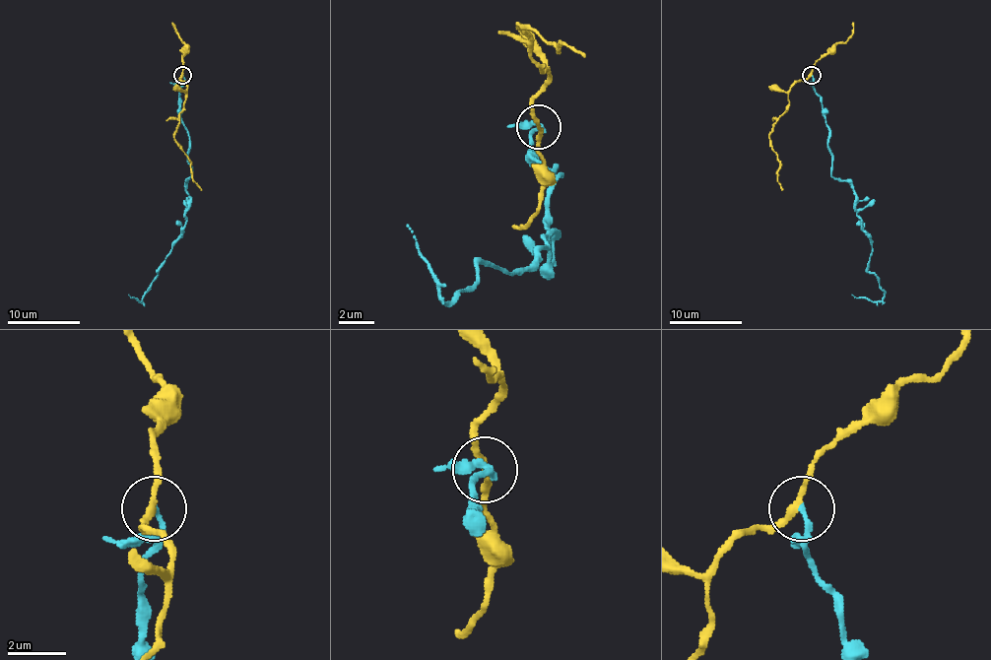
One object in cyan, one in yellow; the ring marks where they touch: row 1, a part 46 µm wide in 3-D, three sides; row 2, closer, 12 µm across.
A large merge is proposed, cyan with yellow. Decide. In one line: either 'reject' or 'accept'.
reject

